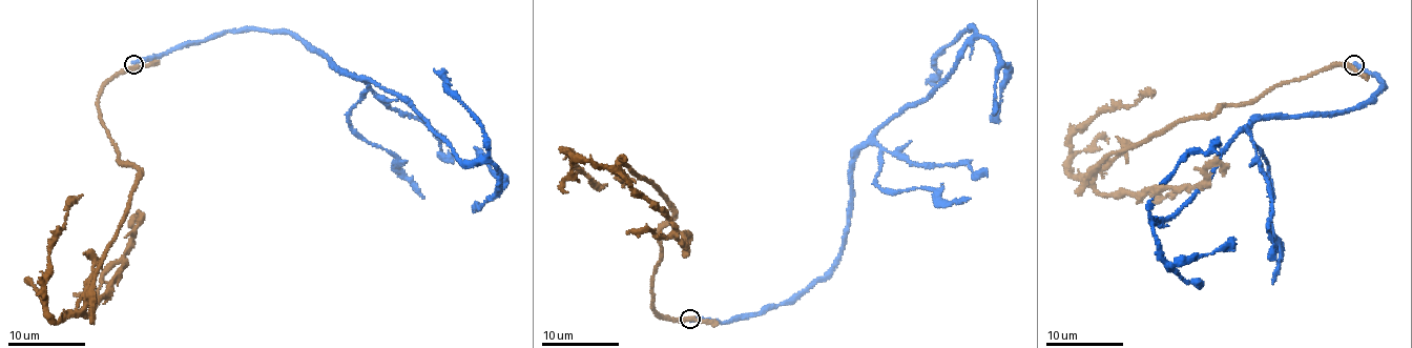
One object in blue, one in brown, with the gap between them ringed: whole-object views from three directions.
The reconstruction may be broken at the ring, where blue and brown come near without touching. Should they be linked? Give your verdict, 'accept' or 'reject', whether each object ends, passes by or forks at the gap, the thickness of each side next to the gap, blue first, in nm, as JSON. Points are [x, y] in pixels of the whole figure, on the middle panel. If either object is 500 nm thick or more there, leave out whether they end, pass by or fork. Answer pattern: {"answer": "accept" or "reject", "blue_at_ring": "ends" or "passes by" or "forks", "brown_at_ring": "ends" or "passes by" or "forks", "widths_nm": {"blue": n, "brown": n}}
{"answer": "reject", "blue_at_ring": "ends", "brown_at_ring": "passes by", "widths_nm": {"blue": 280, "brown": 320}}

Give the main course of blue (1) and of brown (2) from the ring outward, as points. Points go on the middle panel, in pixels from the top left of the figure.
1: (690, 318), (761, 314), (827, 272), (844, 242), (851, 157), (979, 37), (1005, 67), (990, 121)
2: (690, 319), (651, 303), (673, 204), (625, 165), (568, 151), (607, 186)

